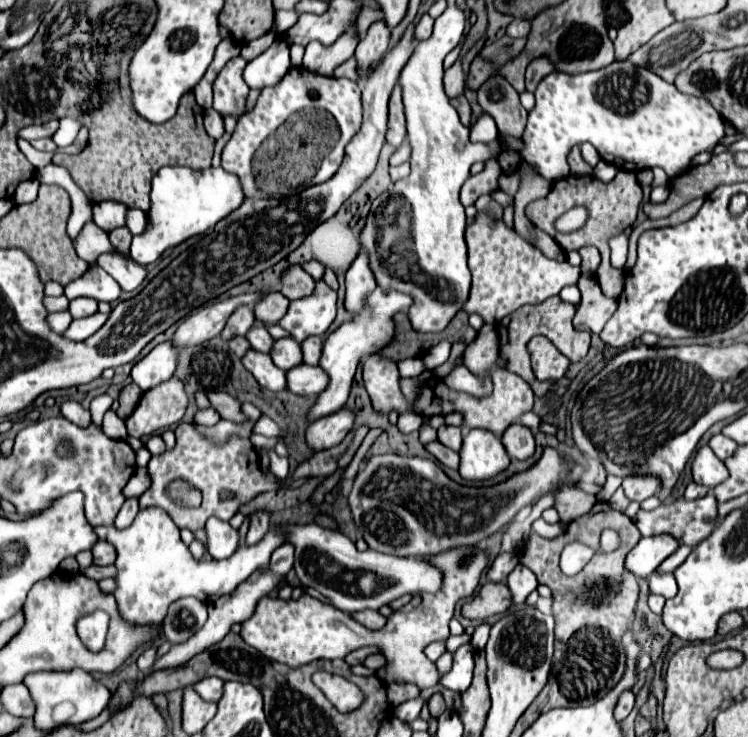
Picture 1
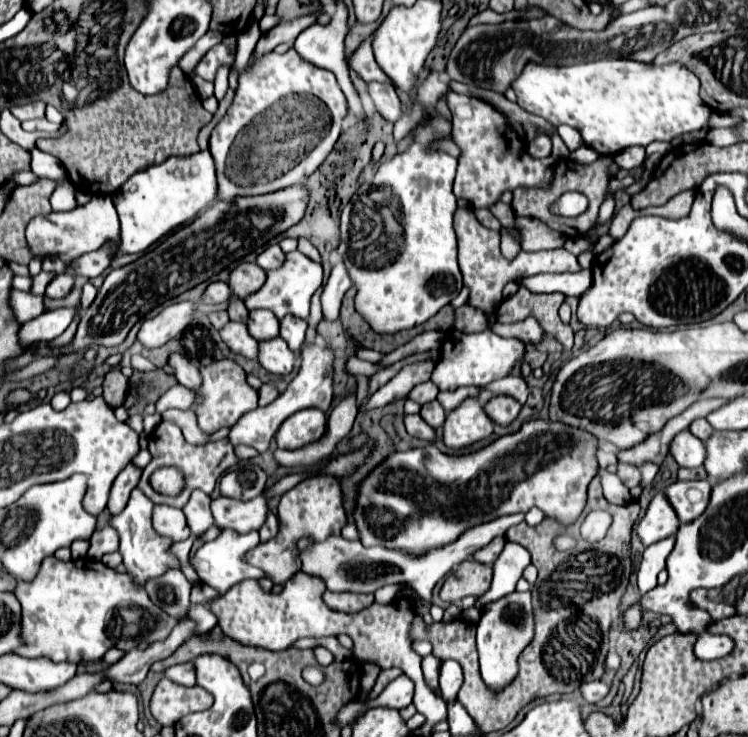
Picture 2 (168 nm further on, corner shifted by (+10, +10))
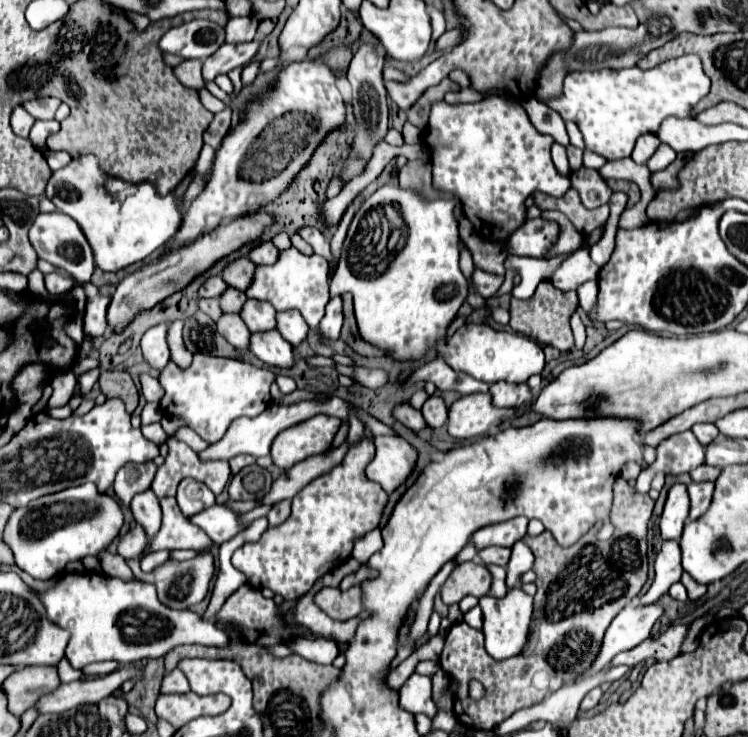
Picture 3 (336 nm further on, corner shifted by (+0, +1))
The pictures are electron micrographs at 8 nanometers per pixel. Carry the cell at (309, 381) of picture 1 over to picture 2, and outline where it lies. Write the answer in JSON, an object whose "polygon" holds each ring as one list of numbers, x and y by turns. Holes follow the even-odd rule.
{"polygon":[[274,337,274,341,258,341,258,363,276,375,288,375,294,367,296,355,288,349,282,337]]}

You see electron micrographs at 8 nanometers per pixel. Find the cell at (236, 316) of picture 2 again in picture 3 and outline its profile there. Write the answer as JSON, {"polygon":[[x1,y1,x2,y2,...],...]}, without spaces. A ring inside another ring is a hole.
{"polygon":[[228,288,228,290,224,292,224,298,220,298,220,306,222,306,222,310,228,312,228,314,240,314,240,310,242,310,242,306,244,306,246,300,248,300,248,298,246,298,244,292]]}

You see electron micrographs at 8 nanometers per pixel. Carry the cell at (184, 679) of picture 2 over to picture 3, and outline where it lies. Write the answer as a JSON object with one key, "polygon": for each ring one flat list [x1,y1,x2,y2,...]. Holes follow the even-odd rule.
{"polygon":[[178,668,166,674,162,682,162,694,176,694,176,692,190,692,190,682]]}

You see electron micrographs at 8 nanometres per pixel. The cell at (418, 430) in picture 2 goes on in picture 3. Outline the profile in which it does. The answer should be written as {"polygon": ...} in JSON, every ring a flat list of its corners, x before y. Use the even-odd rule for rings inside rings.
{"polygon":[[400,404,400,406,396,406,396,408,394,408,394,414,396,414,396,418,398,418,404,426,408,426,408,428,414,430,414,432,420,432,420,430,426,428,426,420,424,420,422,414,420,414,418,410,414,410,410,404]]}

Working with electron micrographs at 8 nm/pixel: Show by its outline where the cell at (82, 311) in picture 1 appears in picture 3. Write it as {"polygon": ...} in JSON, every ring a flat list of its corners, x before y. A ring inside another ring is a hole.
{"polygon":[[46,274,46,290,52,294,52,296,60,296,60,294,66,294,74,288,74,282,68,278,68,276,62,276,62,274]]}

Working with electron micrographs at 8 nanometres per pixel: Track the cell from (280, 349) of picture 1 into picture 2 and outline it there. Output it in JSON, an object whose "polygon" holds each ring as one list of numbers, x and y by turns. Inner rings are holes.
{"polygon":[[254,309,254,311,250,311,246,327,248,327,248,333,256,341,272,339,272,337,276,337,280,333,280,323,274,317,274,313,270,313,268,309]]}

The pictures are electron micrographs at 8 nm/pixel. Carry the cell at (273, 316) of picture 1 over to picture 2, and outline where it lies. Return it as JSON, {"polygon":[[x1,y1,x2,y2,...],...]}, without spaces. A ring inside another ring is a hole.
{"polygon":[[238,263,230,271,230,277,228,277,228,285,230,285,232,293,240,299,258,291,264,281,266,281,266,273,256,263]]}

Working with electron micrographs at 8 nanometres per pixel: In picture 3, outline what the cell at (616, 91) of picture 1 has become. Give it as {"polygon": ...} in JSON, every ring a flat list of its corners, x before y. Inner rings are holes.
{"polygon":[[680,56,652,70,642,70,638,66,624,70,596,70,596,72,570,72,564,78,564,88,560,96,554,96,546,102,548,108,558,112,564,122,576,122,580,132,584,134,586,148,604,156,606,160,618,160,632,154,634,144,644,134,658,134,660,124,668,116,676,118,694,118,692,108,708,94,710,78,704,74,700,58,696,56]]}

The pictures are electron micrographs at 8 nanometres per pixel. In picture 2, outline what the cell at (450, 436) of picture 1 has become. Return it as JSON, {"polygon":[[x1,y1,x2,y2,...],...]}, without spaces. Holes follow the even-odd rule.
{"polygon":[[438,399,430,401,430,403,424,403,422,409,420,409,420,417,430,425,430,427,442,427,444,419,446,419,446,413,442,409,442,405,438,403]]}

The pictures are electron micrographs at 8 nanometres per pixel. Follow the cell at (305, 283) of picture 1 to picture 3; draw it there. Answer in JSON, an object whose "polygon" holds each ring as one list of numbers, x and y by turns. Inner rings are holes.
{"polygon":[[262,242,250,252,250,260,258,266,272,266,280,258,280,250,272,242]]}

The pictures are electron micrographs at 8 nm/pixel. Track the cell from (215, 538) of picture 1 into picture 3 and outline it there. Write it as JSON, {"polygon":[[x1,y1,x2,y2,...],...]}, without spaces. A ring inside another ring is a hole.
{"polygon":[[186,478,184,482,180,482,176,500,178,500,182,514,188,518,216,504,212,490,208,490,208,486,204,486,202,482,196,482,192,478]]}

